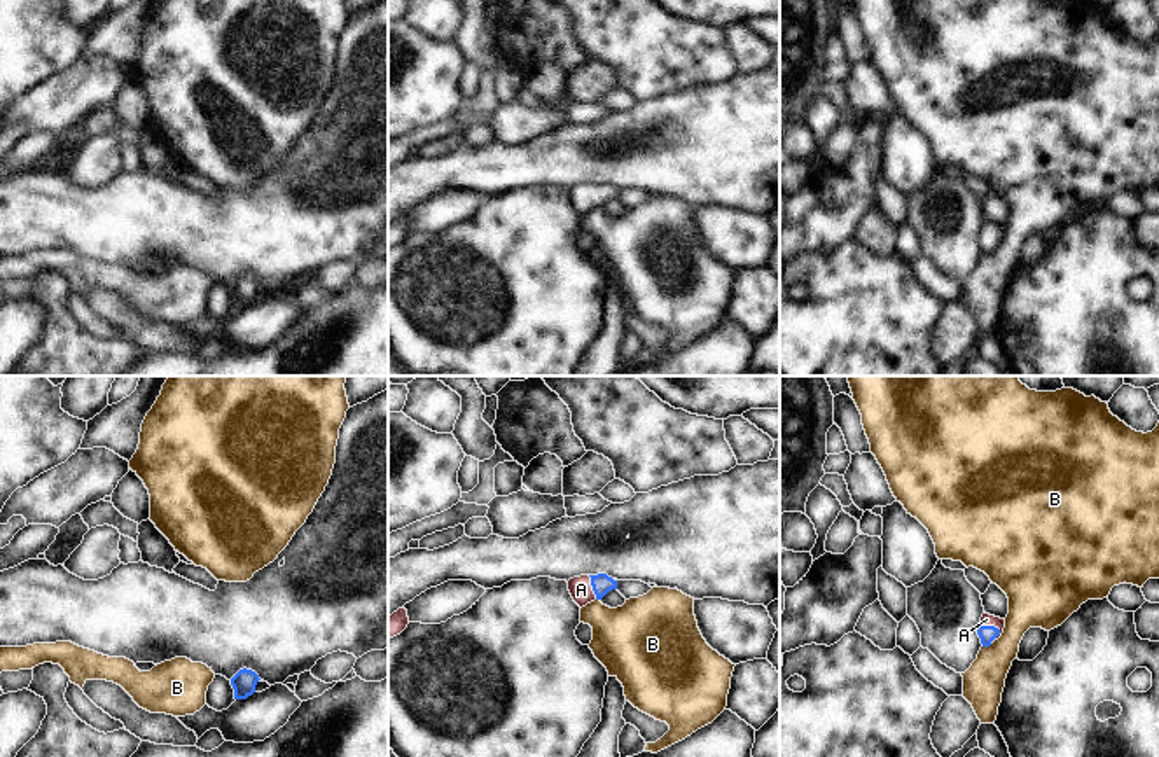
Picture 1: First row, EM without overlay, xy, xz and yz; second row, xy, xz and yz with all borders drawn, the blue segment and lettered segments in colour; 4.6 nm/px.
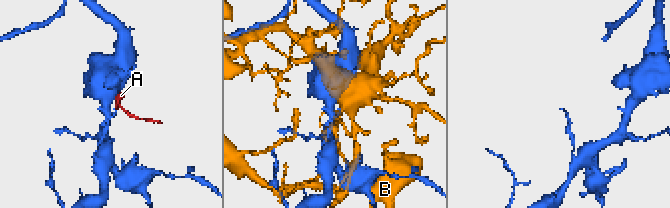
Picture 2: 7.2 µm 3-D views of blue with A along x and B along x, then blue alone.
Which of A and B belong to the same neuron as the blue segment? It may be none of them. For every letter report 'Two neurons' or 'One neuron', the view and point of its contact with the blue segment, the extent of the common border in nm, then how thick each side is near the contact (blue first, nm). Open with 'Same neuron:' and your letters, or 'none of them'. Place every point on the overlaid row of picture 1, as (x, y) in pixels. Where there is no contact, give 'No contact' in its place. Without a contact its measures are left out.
Same neuron: A
A: One neuron. Touches blue at yz (992, 626). Shared border 100 nm. Thickness 80 nm (blue) against 60 nm
B: Two neurons. Touches blue at yz (986, 645). Shared border 50 nm. Thickness 80 nm (blue) against 190 nm

